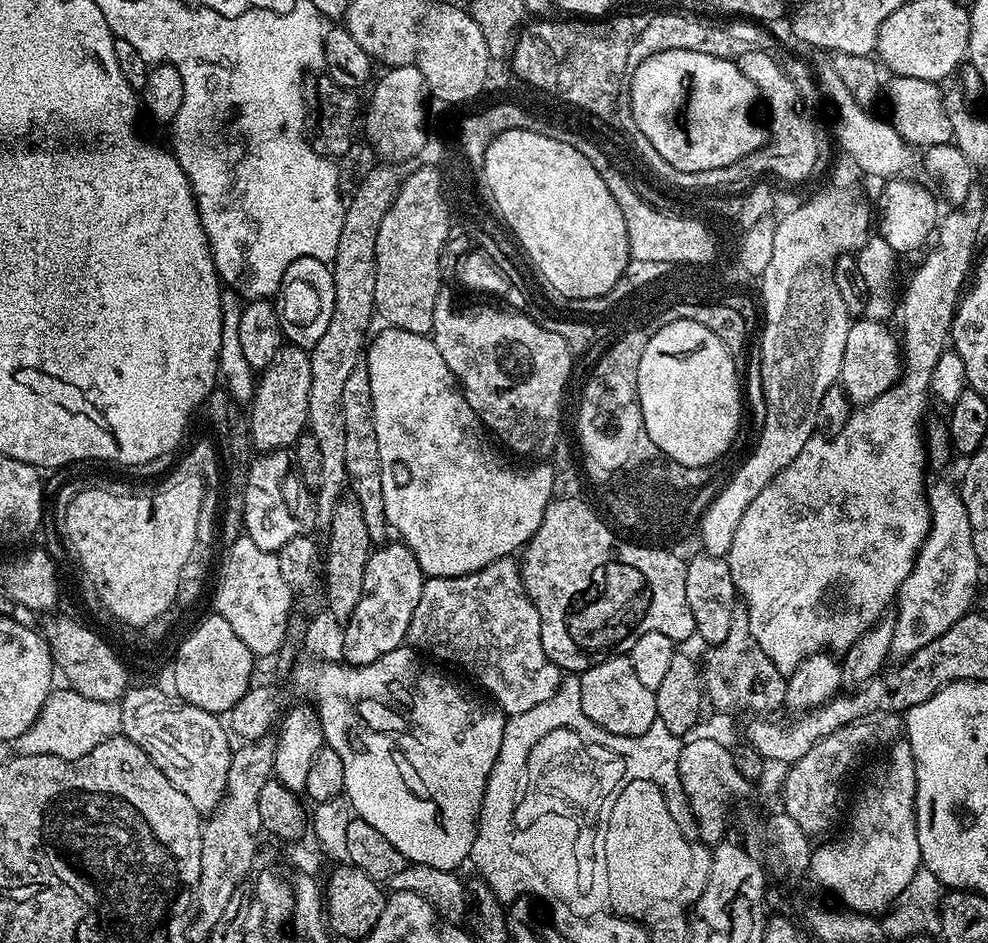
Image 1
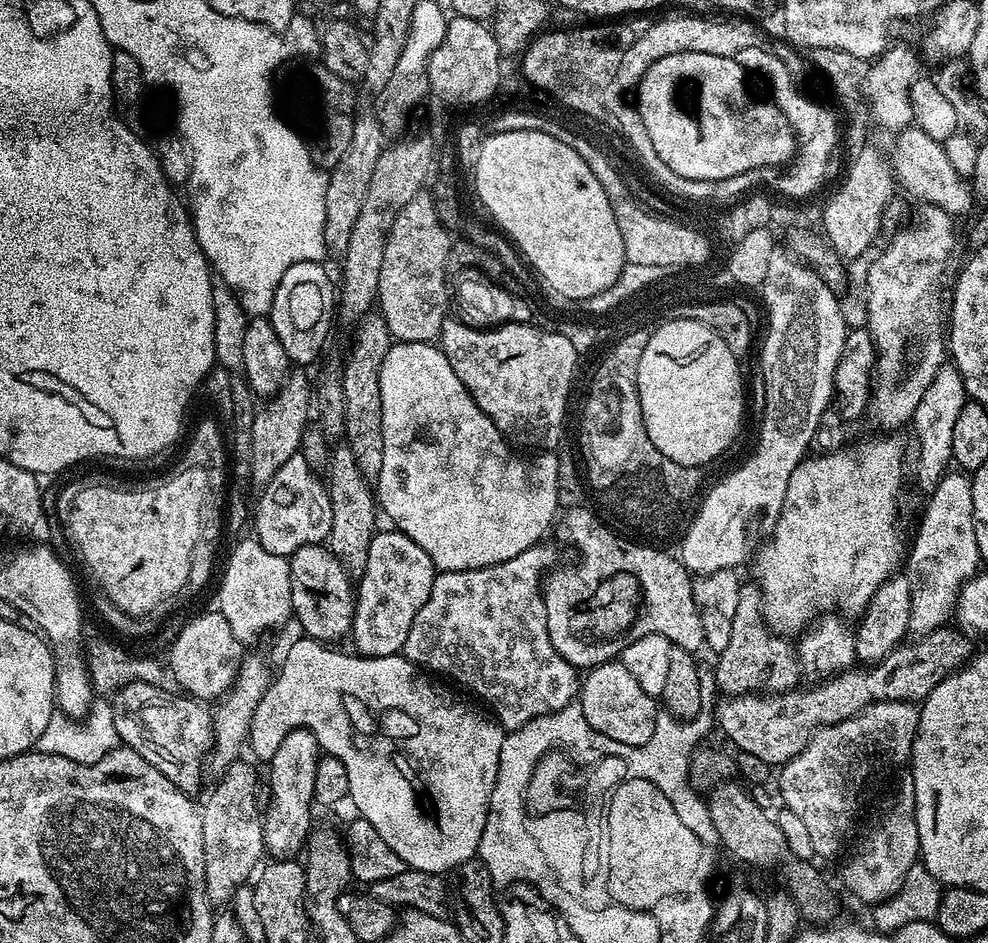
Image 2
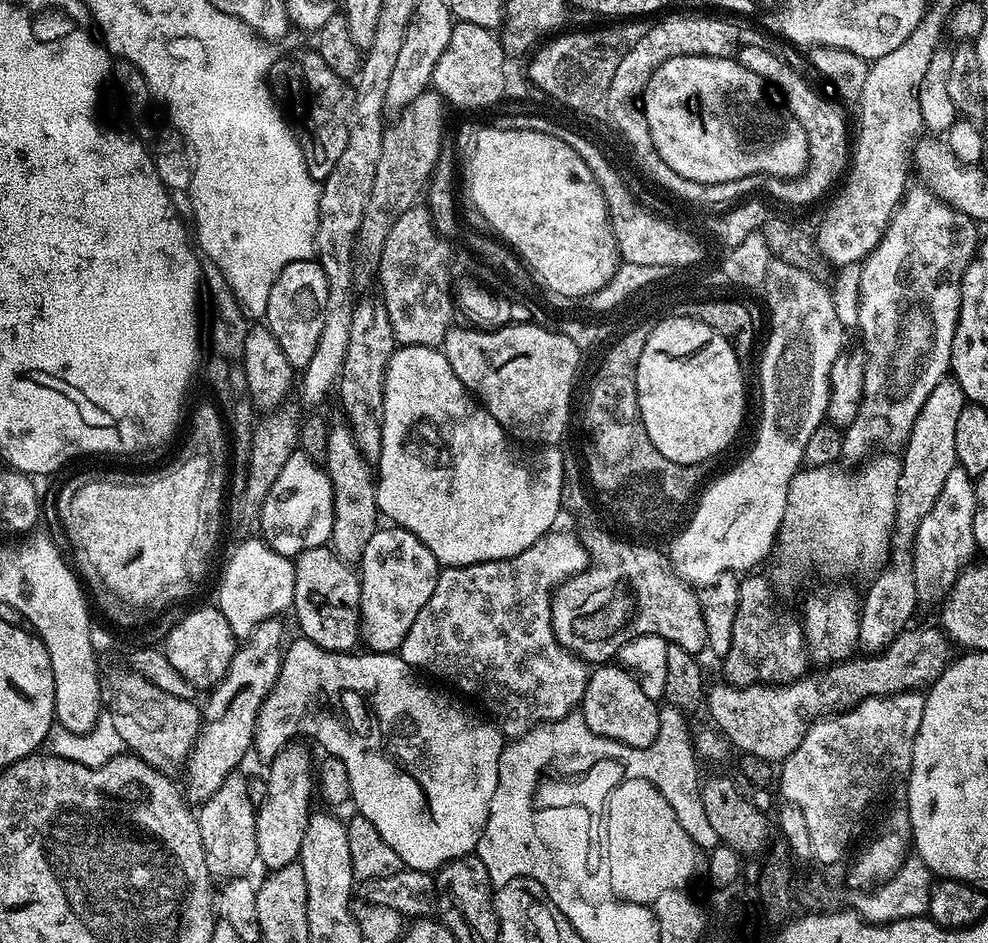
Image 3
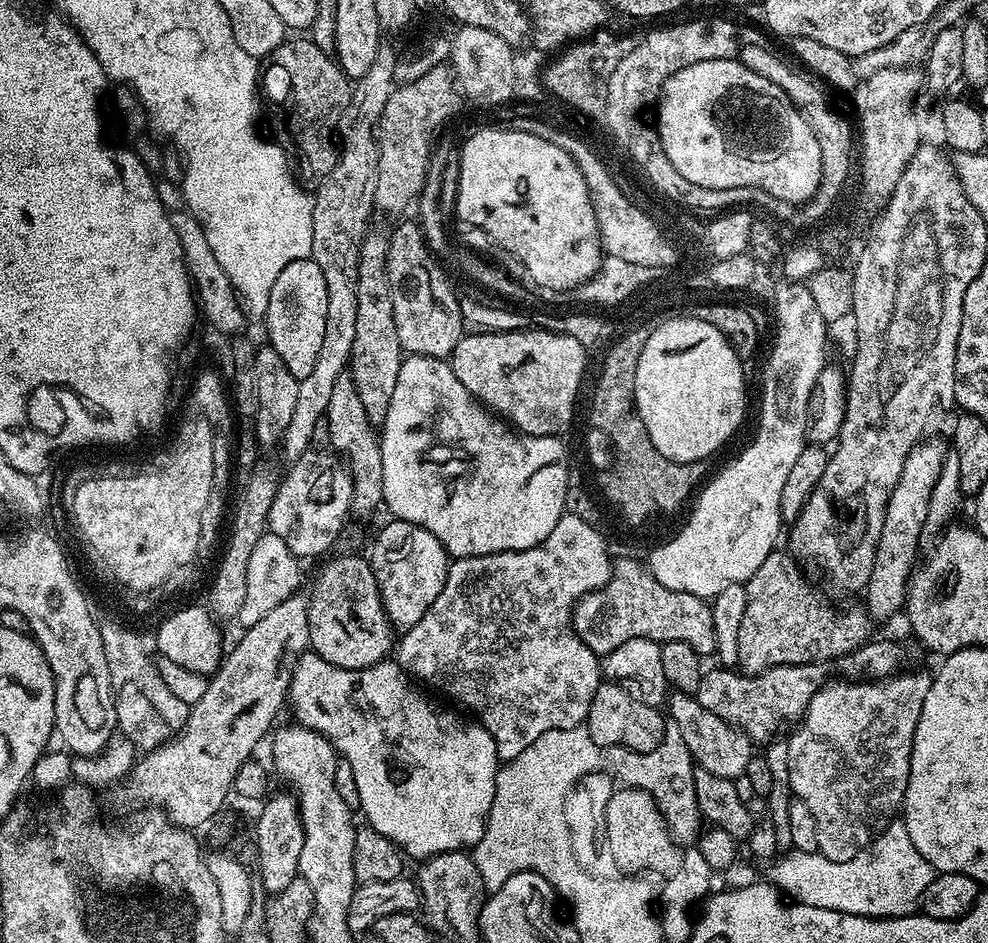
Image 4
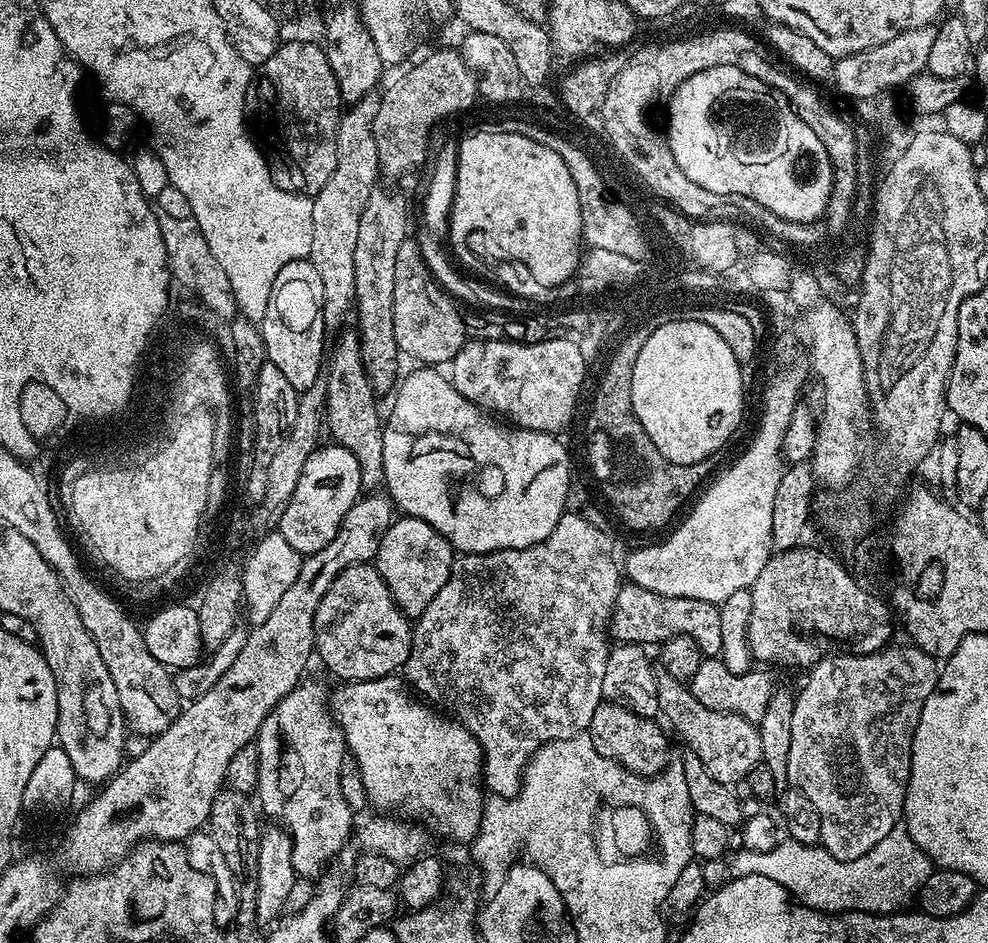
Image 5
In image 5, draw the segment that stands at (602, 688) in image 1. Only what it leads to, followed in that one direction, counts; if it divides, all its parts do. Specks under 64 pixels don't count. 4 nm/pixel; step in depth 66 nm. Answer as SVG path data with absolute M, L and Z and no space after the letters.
M602 702L598 710L594 710L594 718L590 718L586 734L590 742L594 742L594 750L598 750L598 754L651 778L664 771L670 762L668 740L656 723L655 719L639 716L633 708L625 708L623 704Z

